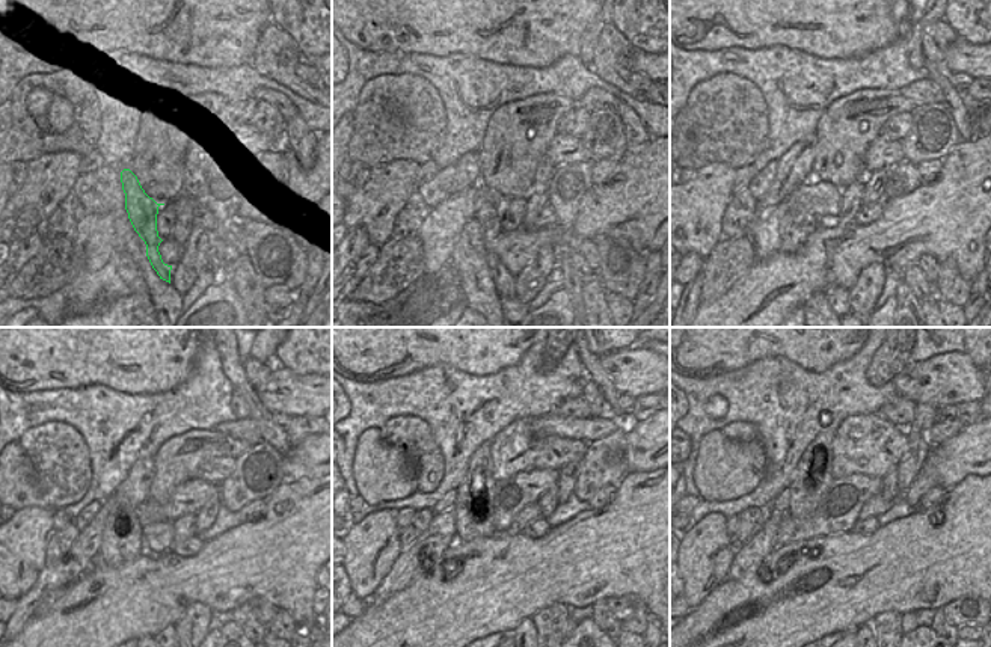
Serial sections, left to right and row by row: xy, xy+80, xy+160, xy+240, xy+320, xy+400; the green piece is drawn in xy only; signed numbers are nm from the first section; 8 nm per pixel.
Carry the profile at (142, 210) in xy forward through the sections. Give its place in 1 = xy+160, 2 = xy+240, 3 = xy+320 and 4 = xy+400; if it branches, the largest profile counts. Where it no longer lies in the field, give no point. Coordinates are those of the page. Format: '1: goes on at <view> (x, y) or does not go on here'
1: goes on at xy+160 (839, 296)
2: goes on at xy+240 (169, 634)
3: goes on at xy+320 (525, 634)
4: goes on at xy+400 (865, 634)

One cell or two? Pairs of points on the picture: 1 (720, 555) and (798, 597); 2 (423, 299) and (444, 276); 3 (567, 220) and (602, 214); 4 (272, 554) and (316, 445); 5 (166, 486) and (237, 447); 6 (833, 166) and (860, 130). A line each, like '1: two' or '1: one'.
1: two
2: one
3: two
4: two
5: one
6: one

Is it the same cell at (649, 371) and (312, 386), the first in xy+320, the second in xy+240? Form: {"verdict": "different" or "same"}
{"verdict": "same"}

